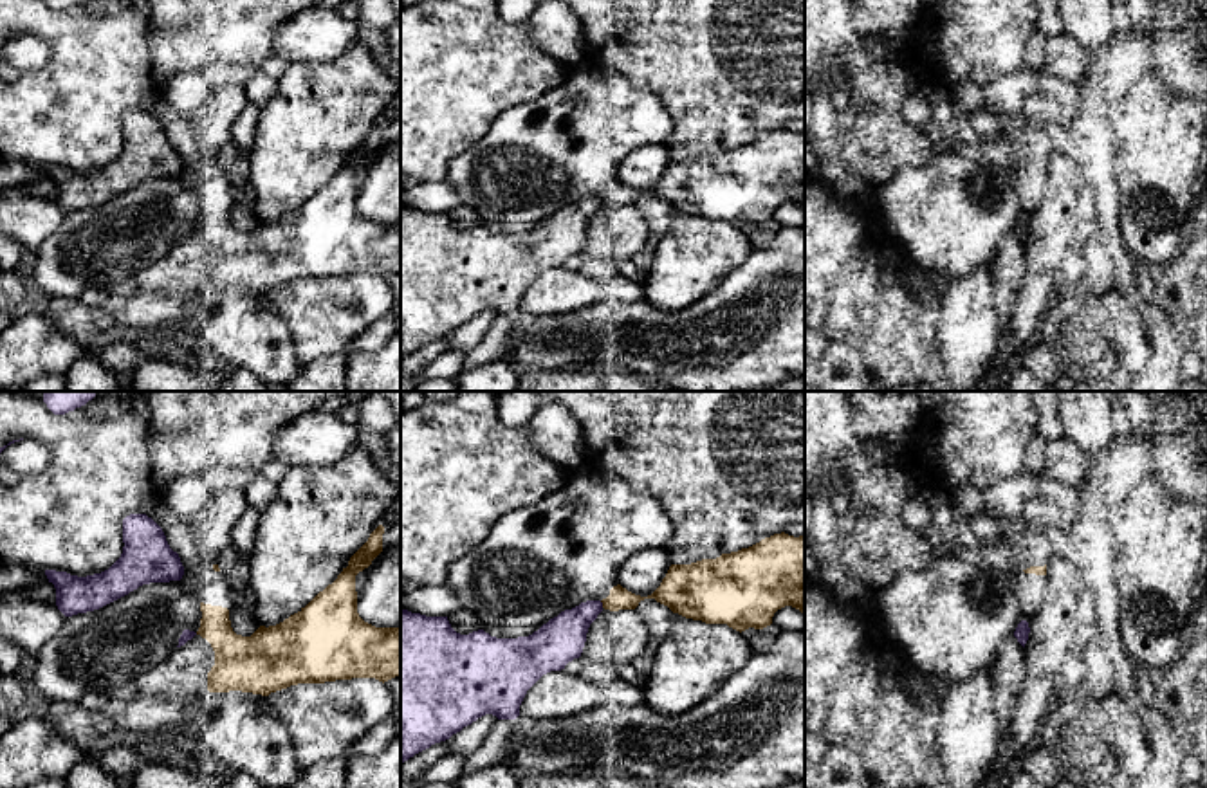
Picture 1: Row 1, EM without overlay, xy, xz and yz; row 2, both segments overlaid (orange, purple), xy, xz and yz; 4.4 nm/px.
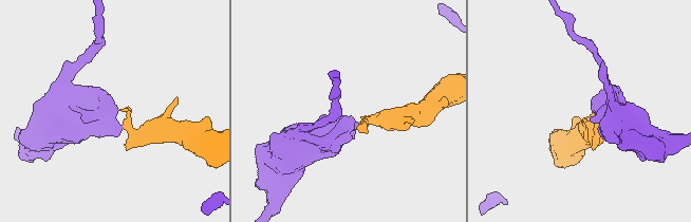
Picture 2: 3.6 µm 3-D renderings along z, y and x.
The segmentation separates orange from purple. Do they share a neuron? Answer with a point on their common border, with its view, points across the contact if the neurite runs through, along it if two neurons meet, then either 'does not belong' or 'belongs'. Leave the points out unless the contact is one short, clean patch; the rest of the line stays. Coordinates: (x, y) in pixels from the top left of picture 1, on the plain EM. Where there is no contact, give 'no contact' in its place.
contact xz (603, 201); does not belong

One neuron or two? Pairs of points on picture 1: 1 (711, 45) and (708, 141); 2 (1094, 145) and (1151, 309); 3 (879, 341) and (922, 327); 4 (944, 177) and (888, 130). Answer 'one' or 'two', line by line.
1: one
2: one
3: one
4: two

